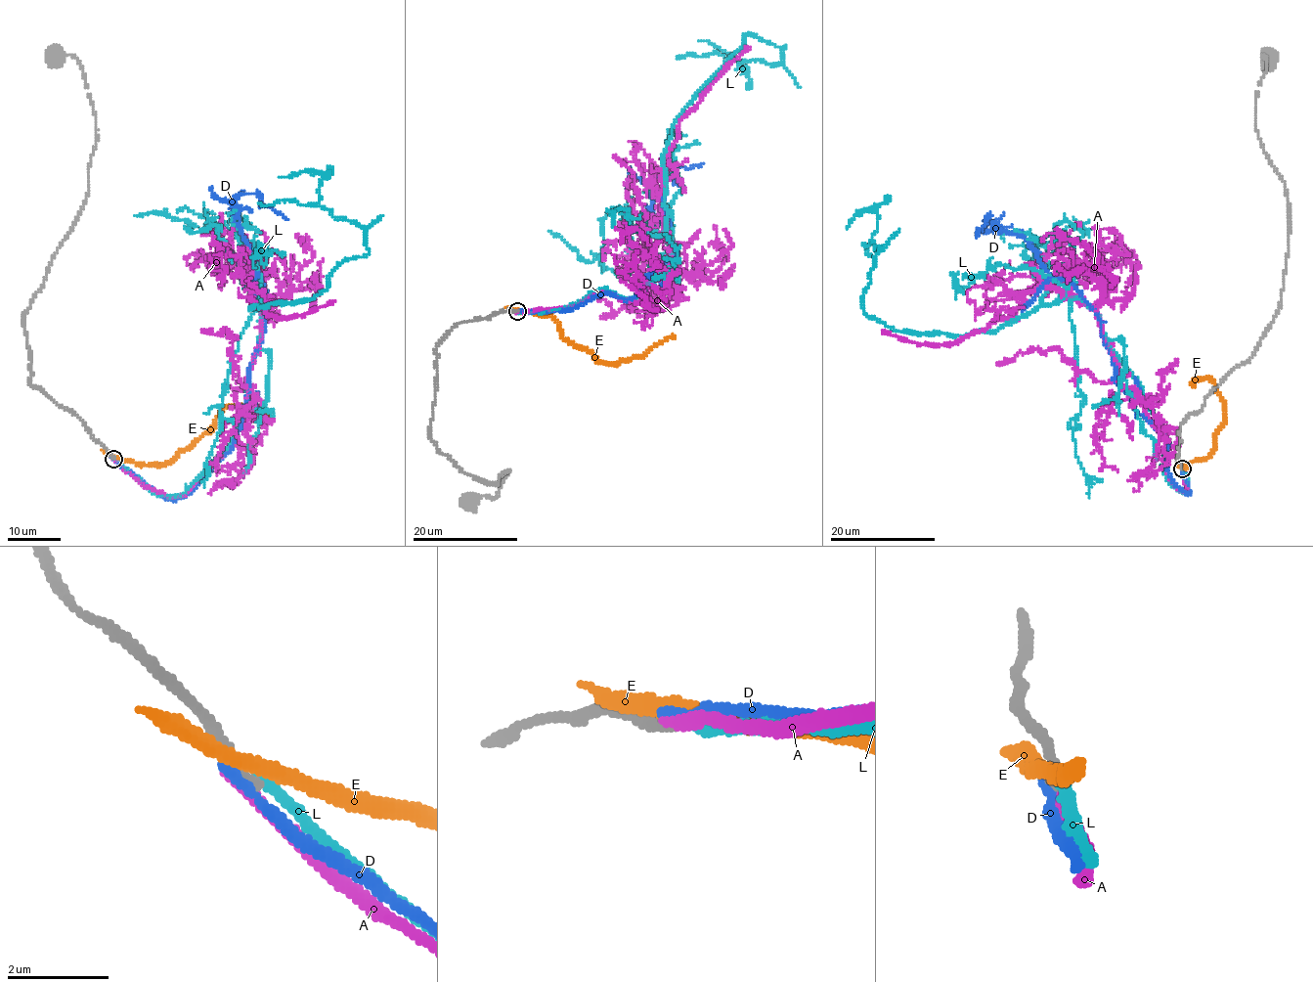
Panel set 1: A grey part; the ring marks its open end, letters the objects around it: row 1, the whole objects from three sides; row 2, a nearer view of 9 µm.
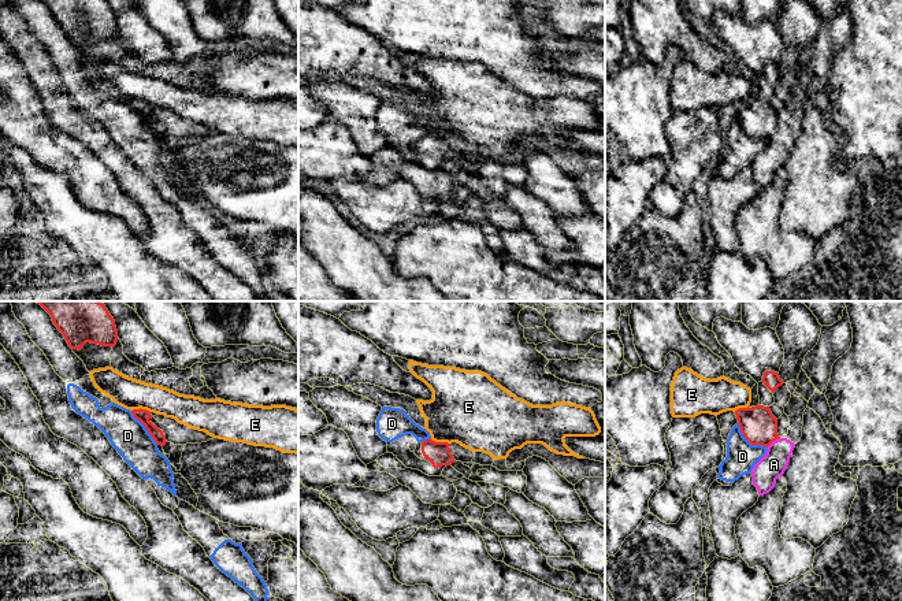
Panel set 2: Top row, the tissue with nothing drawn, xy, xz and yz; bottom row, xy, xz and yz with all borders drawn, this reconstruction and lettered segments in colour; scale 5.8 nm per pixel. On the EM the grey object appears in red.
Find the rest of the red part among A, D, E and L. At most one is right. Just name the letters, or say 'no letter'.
no letter

